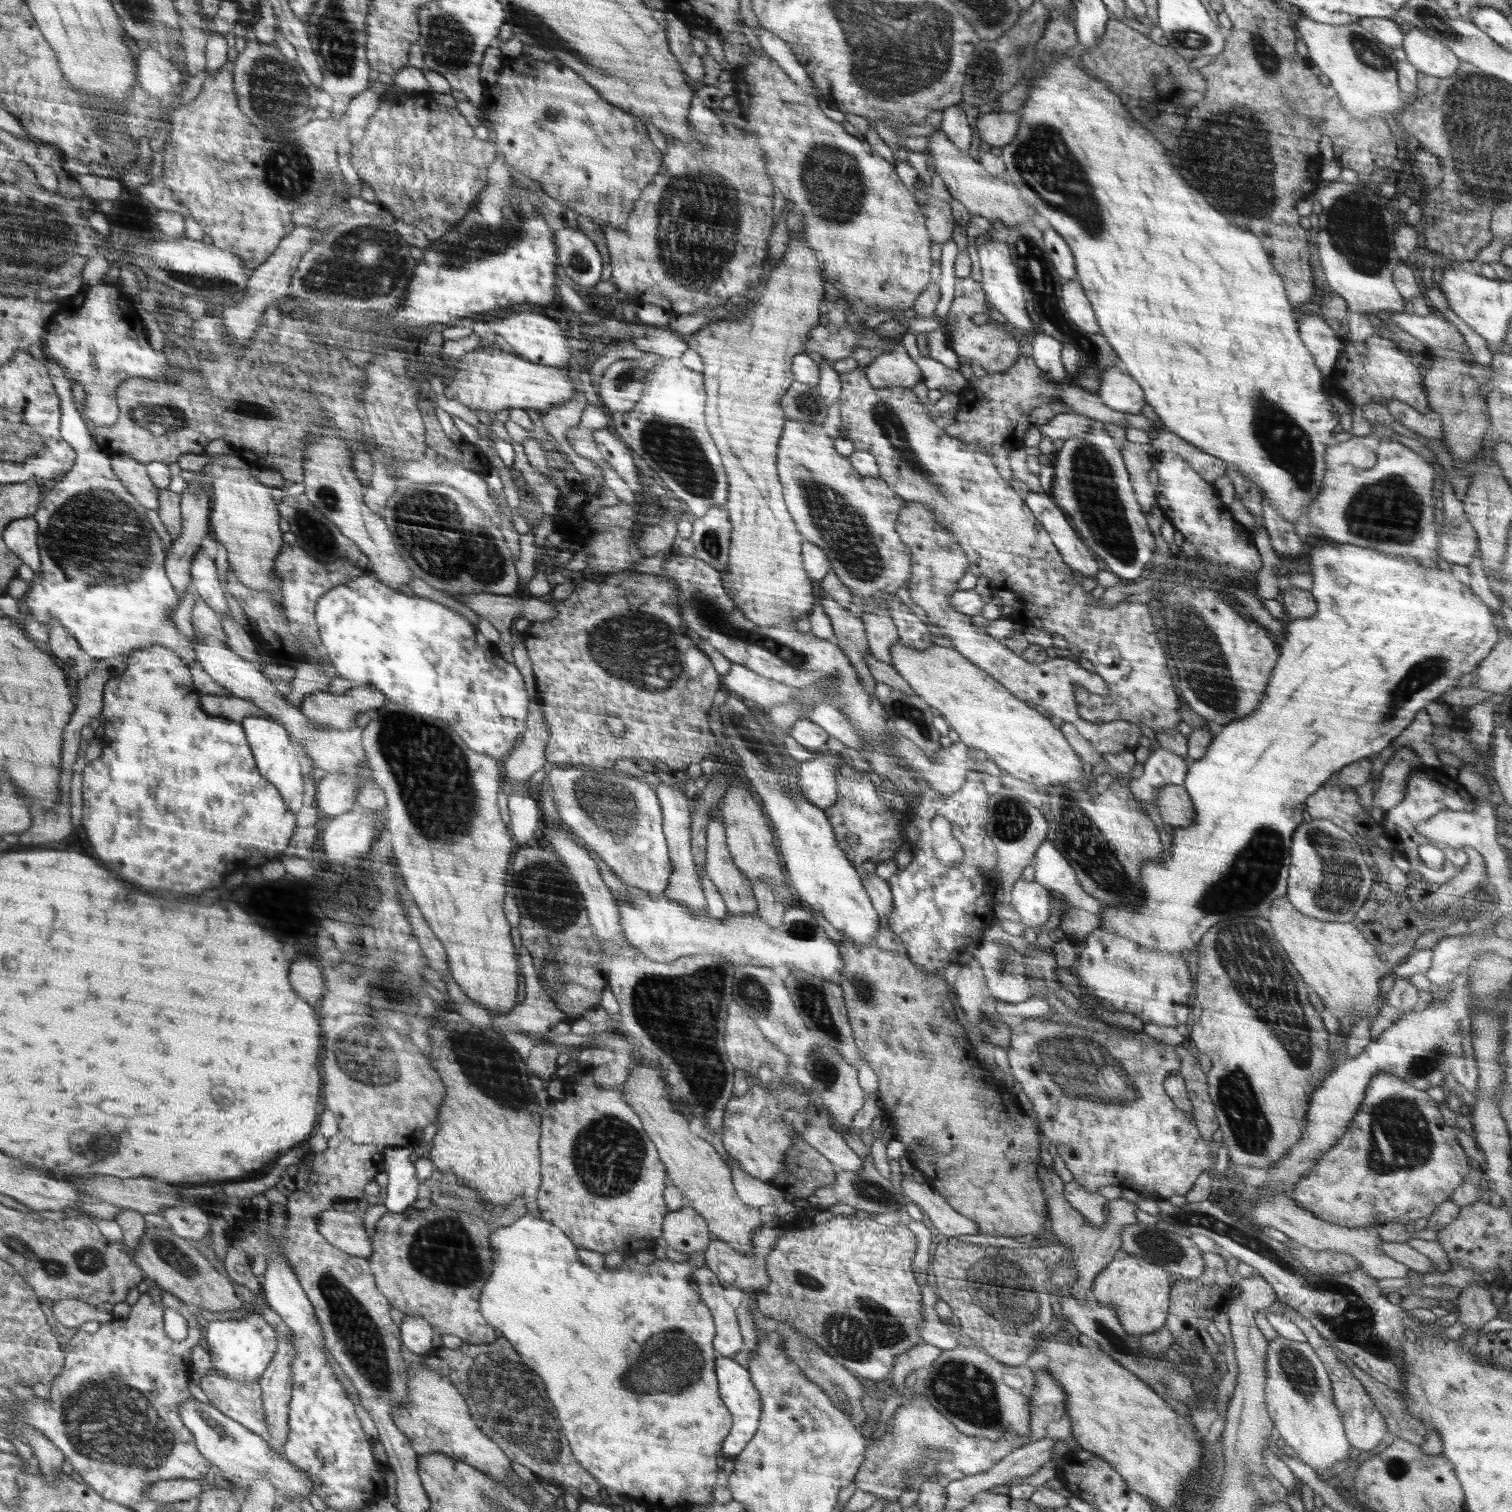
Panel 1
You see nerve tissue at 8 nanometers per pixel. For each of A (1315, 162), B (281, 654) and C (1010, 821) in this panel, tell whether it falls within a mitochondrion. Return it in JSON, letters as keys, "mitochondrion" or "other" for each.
{"A":"other","B":"other","C":"mitochondrion"}

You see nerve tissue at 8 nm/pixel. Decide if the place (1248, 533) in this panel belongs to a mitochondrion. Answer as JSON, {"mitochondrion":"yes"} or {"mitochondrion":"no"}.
{"mitochondrion":"no"}

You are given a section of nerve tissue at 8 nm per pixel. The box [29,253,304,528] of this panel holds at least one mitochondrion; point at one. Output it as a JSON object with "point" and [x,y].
{"point":[160,419]}

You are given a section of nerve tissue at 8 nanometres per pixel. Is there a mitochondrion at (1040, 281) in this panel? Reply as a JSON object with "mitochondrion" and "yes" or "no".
{"mitochondrion":"yes"}

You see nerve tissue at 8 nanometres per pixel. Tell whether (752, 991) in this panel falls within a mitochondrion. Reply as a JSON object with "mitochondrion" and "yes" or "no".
{"mitochondrion":"yes"}

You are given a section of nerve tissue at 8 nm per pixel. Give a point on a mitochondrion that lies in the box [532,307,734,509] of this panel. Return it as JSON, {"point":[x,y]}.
{"point":[677,451]}

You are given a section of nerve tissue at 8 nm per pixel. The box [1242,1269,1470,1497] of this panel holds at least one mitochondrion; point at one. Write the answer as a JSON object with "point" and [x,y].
{"point":[1299,1372]}

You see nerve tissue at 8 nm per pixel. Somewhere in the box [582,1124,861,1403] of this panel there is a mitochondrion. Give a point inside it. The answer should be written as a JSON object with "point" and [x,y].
{"point":[673,1362]}

